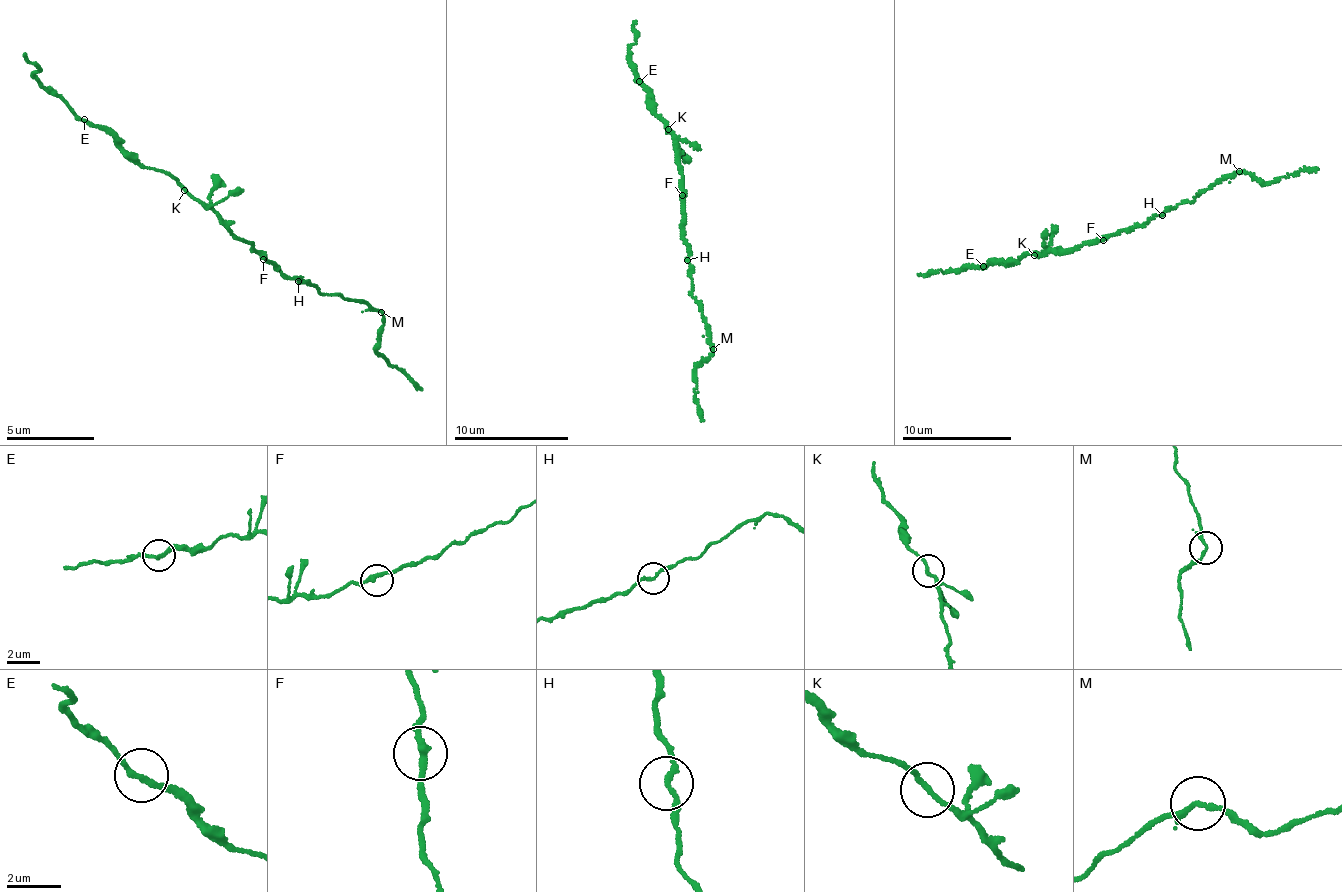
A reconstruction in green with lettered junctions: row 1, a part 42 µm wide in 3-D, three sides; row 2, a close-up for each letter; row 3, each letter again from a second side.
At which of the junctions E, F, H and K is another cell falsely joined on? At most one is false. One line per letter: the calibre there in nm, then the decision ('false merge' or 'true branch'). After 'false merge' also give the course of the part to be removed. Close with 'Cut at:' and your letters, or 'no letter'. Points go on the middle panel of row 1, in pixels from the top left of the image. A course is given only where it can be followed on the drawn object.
E: calibre 180 nm; true branch
F: calibre 240 nm; true branch
H: calibre 180 nm; false merge; course (686, 260), (692, 296), (713, 347), (713, 354), (695, 369), (695, 402), (703, 420)
K: calibre 170 nm; true branch
Cut at: H

